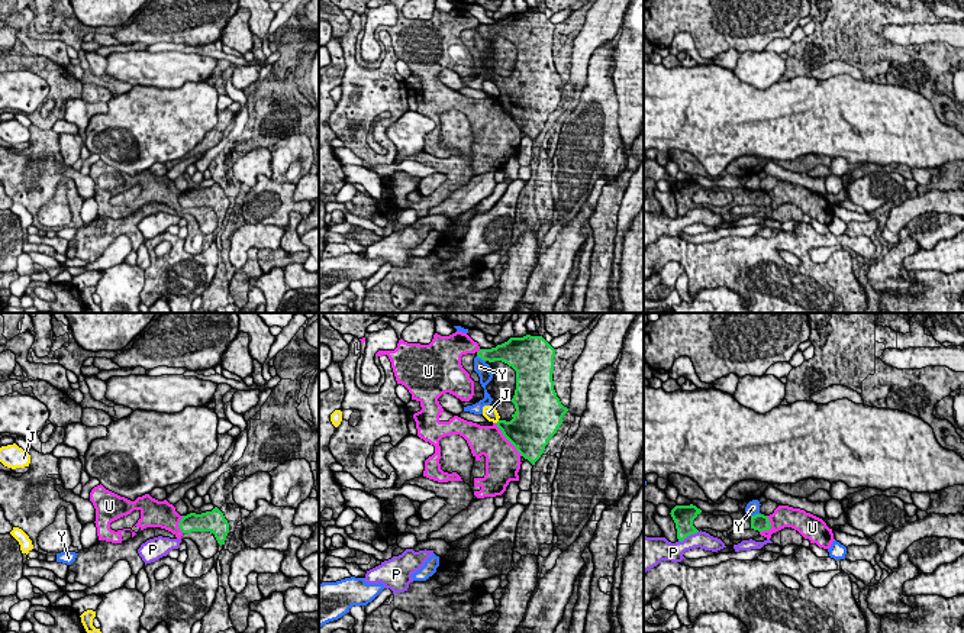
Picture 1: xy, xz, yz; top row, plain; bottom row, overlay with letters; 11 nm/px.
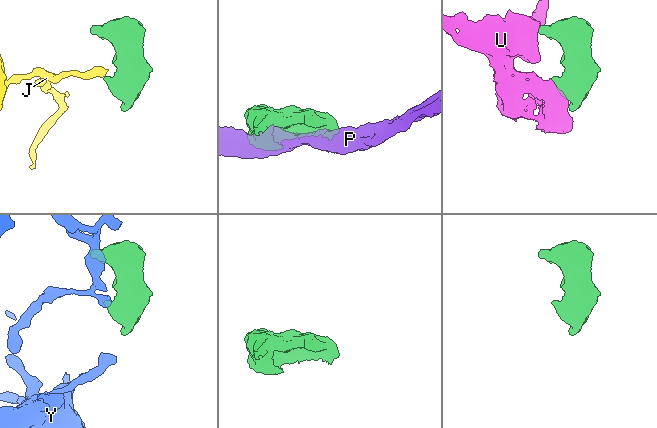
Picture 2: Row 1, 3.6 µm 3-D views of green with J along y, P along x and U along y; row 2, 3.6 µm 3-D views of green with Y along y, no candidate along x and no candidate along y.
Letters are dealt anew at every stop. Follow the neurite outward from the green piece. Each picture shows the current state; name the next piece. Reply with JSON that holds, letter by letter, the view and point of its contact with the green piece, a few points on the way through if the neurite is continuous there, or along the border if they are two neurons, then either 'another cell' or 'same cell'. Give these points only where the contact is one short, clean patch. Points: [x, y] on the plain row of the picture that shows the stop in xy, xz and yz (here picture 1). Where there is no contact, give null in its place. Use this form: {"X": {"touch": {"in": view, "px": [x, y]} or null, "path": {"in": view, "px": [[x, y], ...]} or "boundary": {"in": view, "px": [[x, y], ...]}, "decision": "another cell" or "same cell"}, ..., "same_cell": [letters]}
{"J": {"touch": {"in": "xz", "px": [497, 97]}, "boundary": {"in": "xz", "px": [[499, 96], [496, 99]]}, "decision": "another cell"}, "P": {"touch": {"in": "yz", "px": [687, 210]}, "boundary": {"in": "yz", "px": [[697, 206], [679, 216]]}, "decision": "another cell"}, "U": {"touch": {"in": "xz", "px": [506, 113]}, "decision": "another cell"}, "Y": {"touch": {"in": "yz", "px": [755, 190]}, "decision": "another cell"}, "same_cell": []}

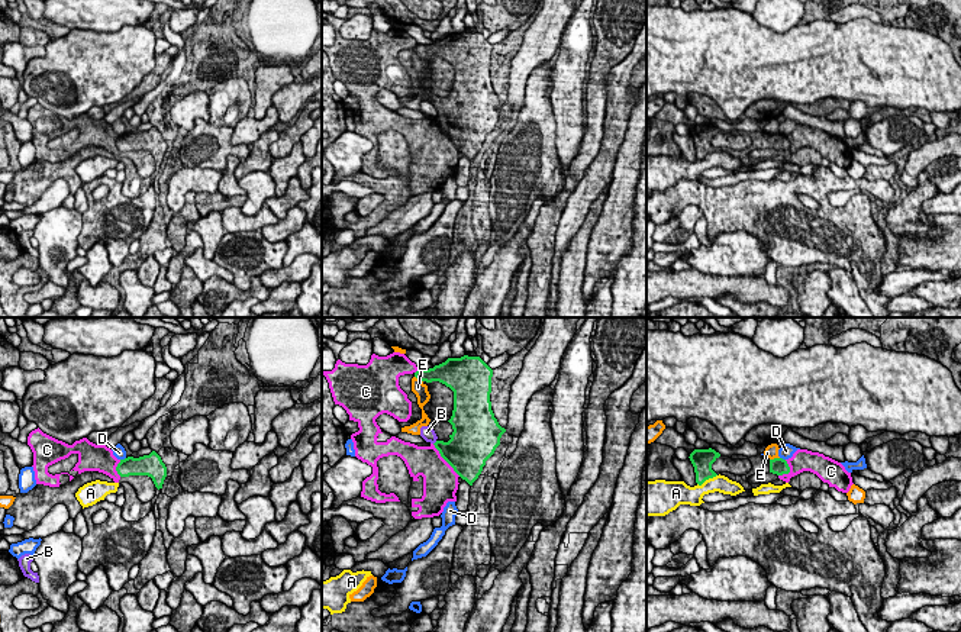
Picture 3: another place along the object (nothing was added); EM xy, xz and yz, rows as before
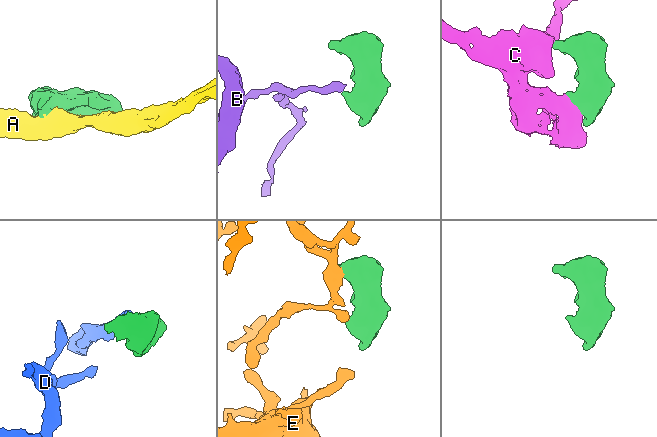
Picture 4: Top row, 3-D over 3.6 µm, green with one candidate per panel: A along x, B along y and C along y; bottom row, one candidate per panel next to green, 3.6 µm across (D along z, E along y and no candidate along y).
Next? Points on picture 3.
{"A": {"touch": {"in": "yz", "px": [706, 154]}, "boundary": {"in": "yz", "px": [[716, 150], [697, 160]]}, "decision": "another cell"}, "B": {"touch": {"in": "xz", "px": [435, 118]}, "boundary": {"in": "xz", "px": [[437, 116], [434, 119]]}, "decision": "another cell"}, "C": {"touch": {"in": "xz", "px": [444, 134]}, "decision": "another cell"}, "D": {"touch": {"in": "xy", "px": [122, 135]}, "decision": "another cell"}, "E": {"touch": {"in": "yz", "px": [774, 134]}, "decision": "another cell"}, "same_cell": []}

